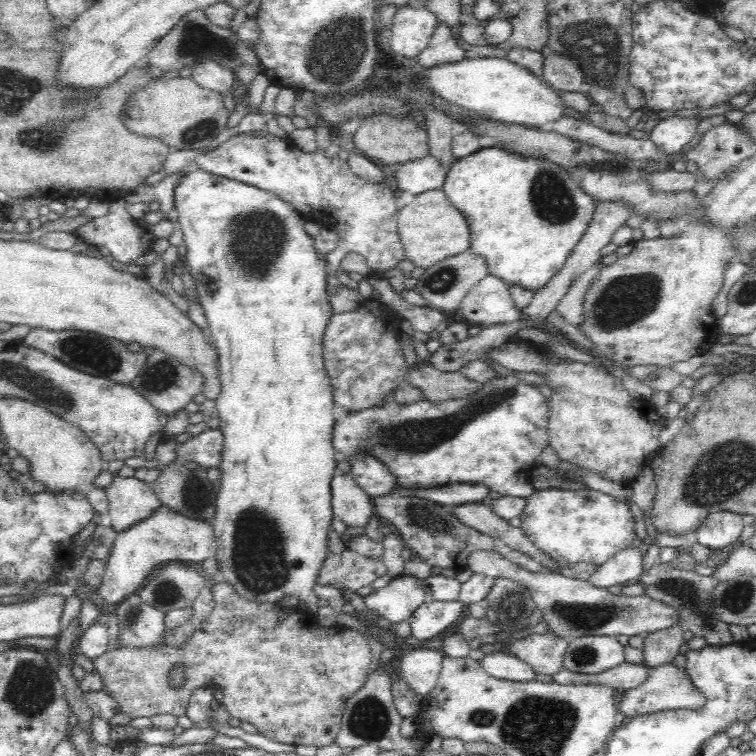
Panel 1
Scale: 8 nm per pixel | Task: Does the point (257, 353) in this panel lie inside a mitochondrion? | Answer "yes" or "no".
no

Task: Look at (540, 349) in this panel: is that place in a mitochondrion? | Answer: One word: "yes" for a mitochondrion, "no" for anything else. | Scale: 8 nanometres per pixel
no

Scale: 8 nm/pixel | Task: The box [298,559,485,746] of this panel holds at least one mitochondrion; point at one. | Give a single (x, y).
(369, 719)

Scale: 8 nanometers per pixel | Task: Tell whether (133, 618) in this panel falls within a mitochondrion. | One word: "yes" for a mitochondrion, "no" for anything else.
yes

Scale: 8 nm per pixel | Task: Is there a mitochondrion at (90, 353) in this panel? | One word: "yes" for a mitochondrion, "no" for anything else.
yes

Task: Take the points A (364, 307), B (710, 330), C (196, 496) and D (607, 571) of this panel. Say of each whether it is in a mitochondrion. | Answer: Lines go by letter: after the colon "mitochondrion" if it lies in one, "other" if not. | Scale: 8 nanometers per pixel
A: other
B: other
C: mitochondrion
D: other

